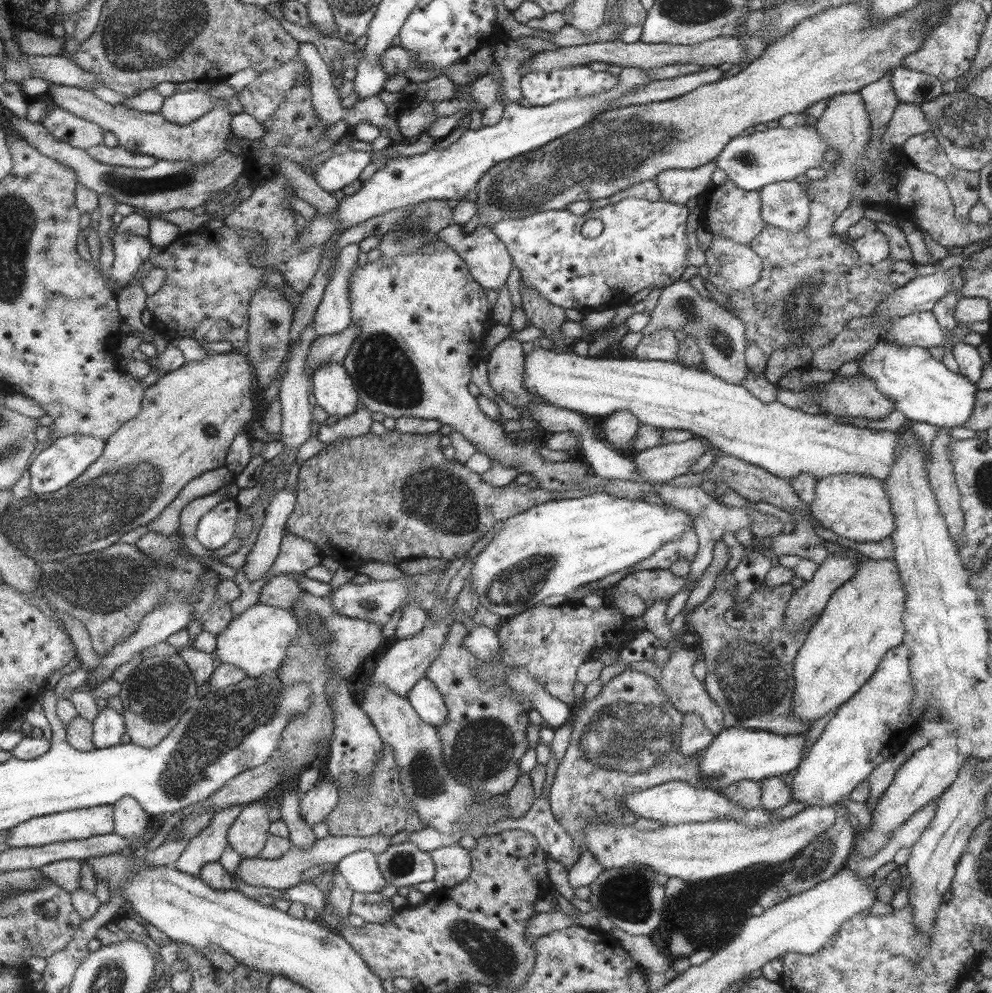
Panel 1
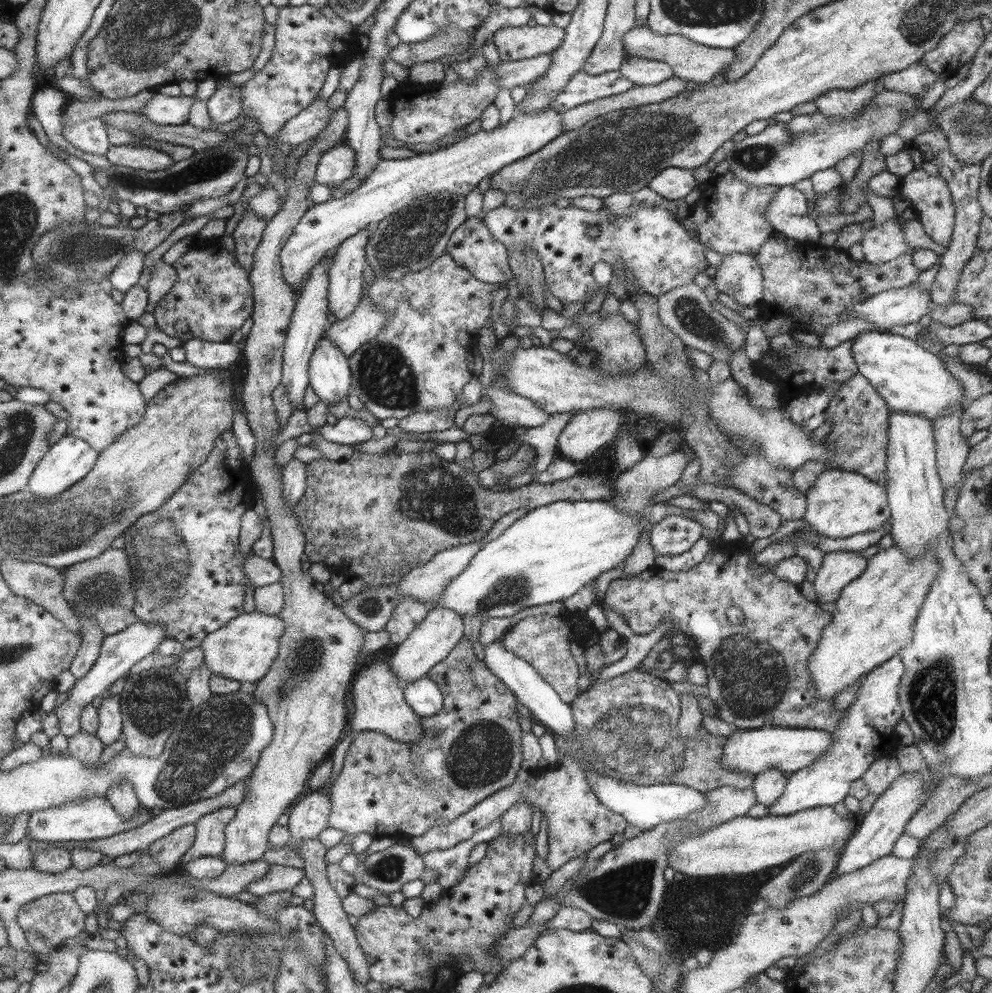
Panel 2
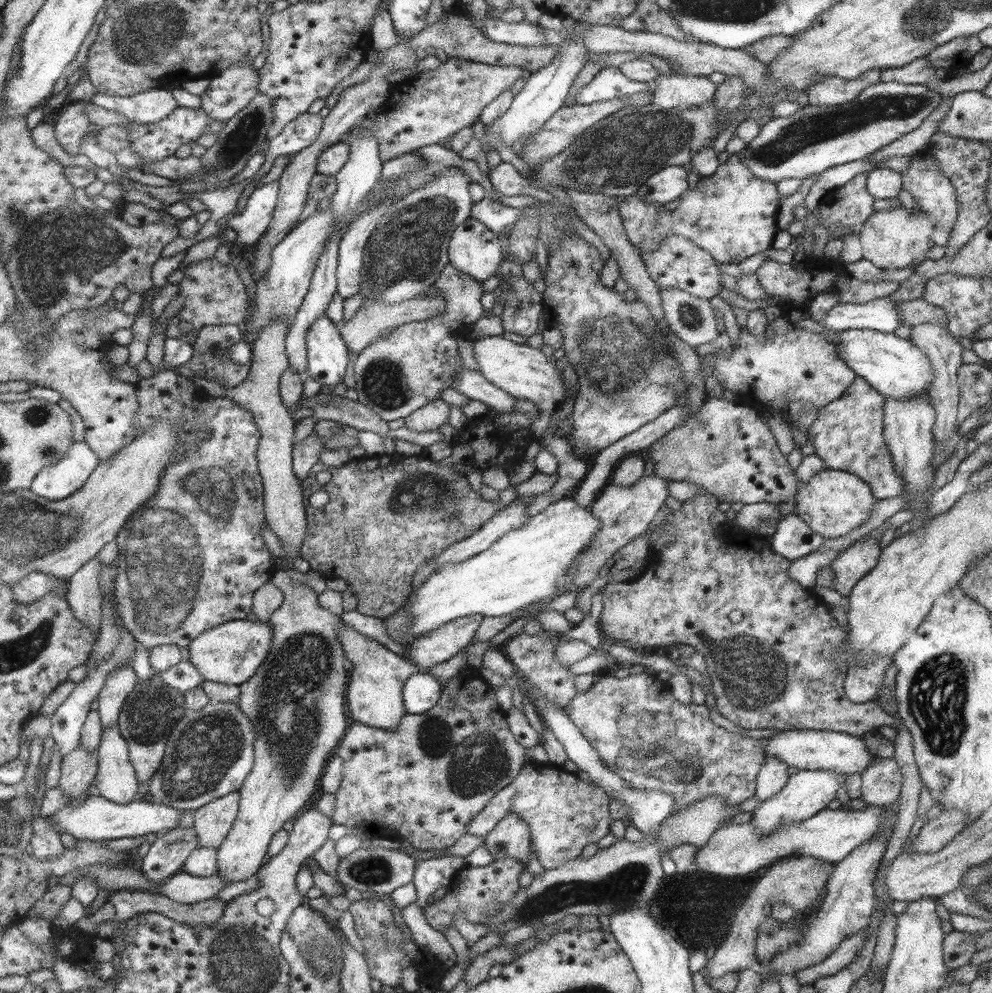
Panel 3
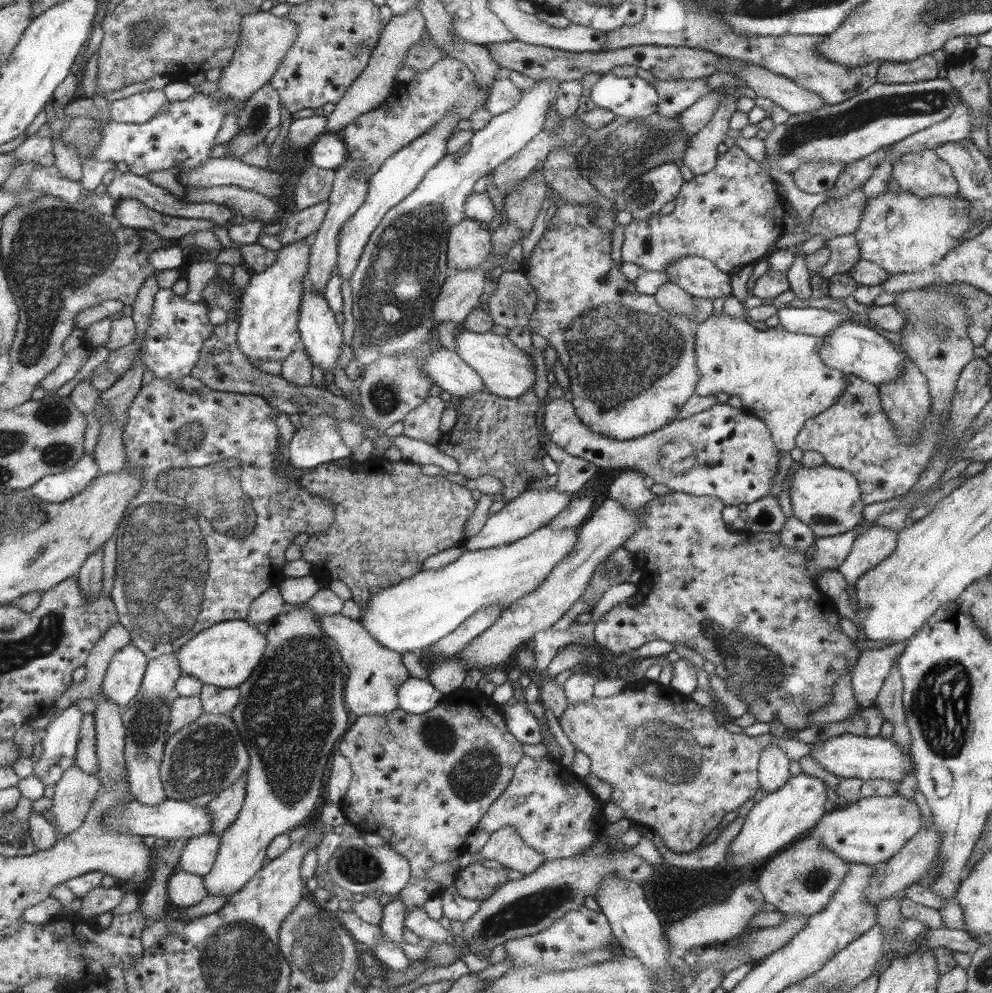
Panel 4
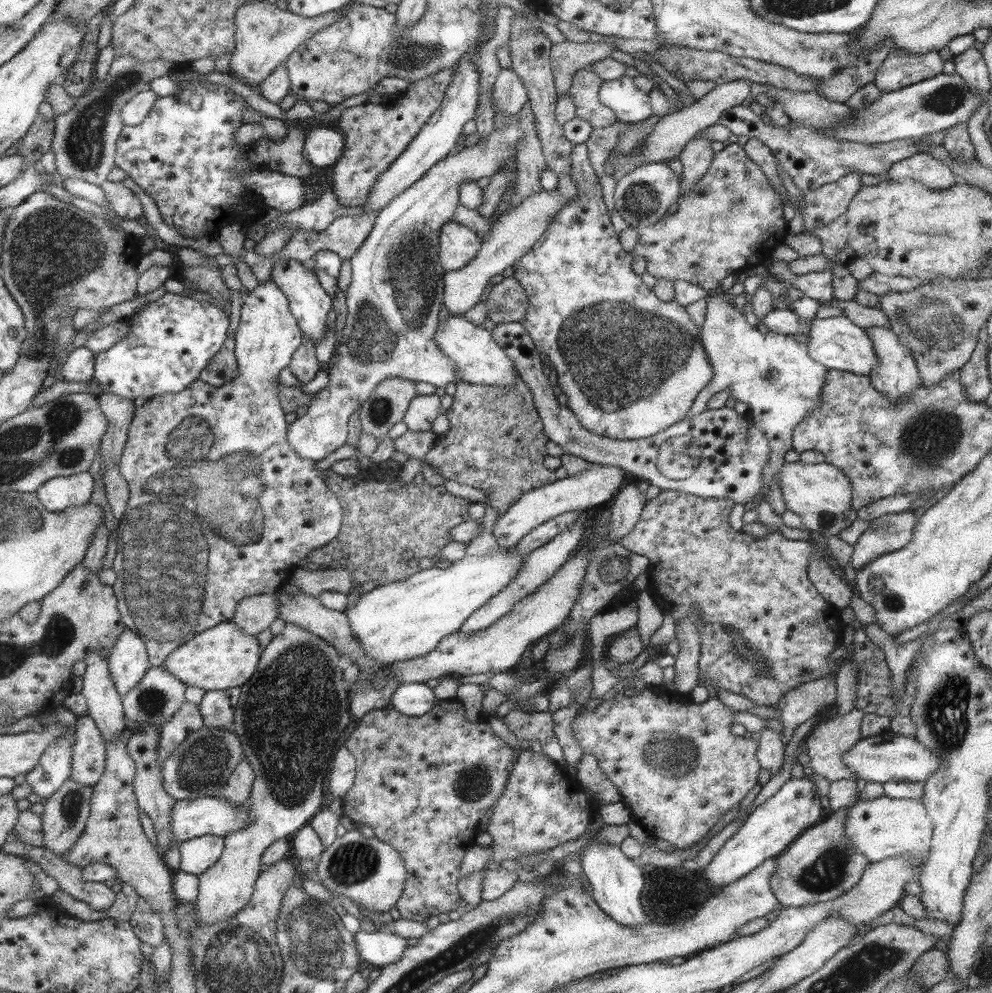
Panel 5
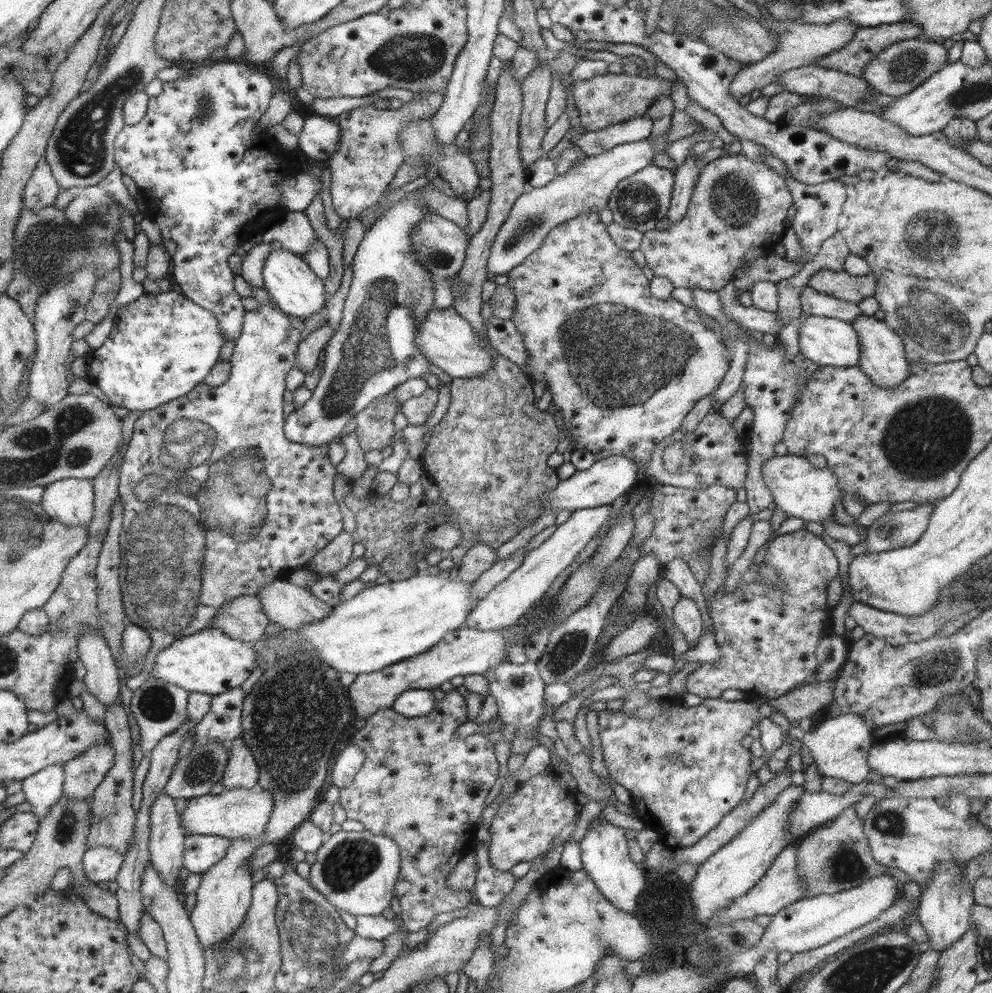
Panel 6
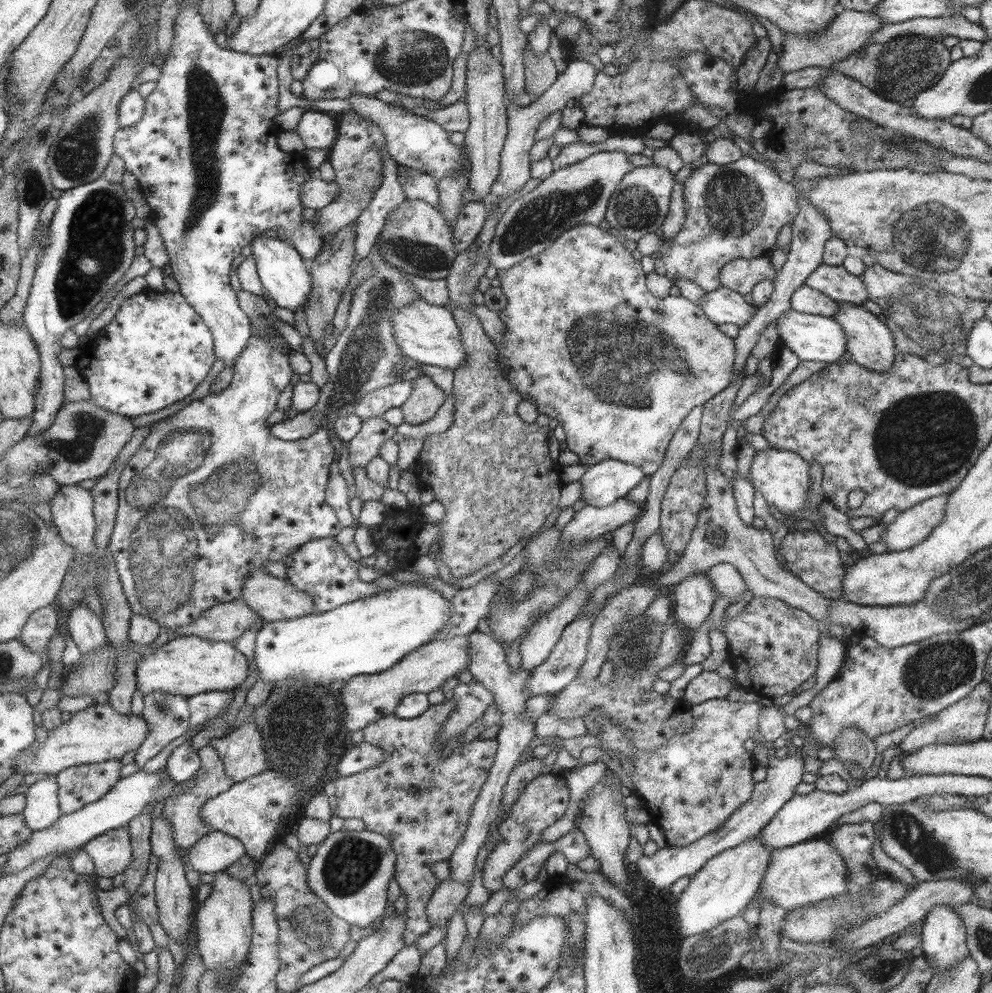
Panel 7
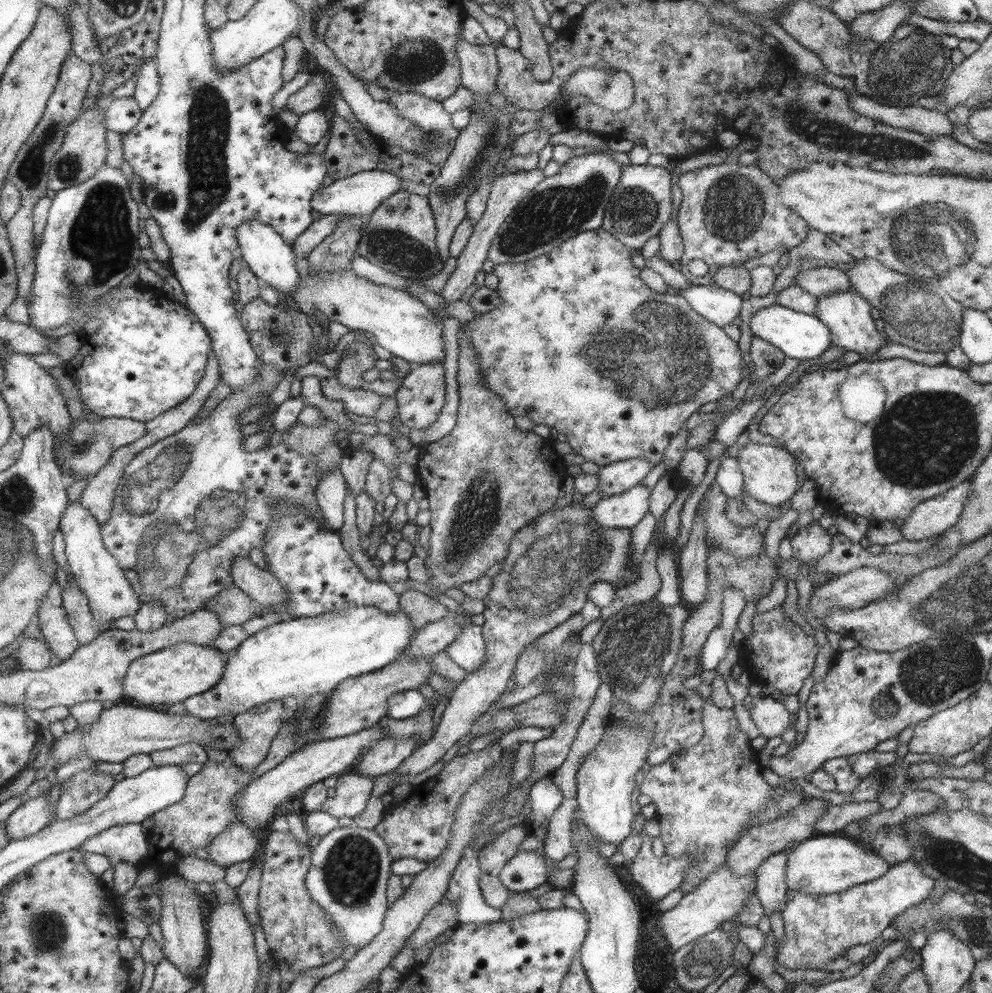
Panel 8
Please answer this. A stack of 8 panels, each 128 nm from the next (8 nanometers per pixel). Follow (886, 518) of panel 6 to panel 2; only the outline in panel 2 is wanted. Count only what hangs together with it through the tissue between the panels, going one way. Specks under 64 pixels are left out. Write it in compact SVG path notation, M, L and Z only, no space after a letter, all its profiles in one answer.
M853 551L829 552L823 555L821 567L813 581L815 600L819 604L835 602L849 582L868 568L867 558Z

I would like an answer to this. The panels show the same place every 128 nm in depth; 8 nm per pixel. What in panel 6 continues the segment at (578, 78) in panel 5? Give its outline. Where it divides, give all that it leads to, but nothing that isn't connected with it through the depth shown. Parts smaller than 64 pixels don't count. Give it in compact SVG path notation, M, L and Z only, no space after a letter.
M607 72L603 76L592 76L587 80L570 83L572 87L573 106L577 110L580 125L585 131L603 129L606 126L626 121L629 118L643 116L652 100L661 94L671 95L672 83L676 80L665 80L656 75L641 77L639 74L626 75Z

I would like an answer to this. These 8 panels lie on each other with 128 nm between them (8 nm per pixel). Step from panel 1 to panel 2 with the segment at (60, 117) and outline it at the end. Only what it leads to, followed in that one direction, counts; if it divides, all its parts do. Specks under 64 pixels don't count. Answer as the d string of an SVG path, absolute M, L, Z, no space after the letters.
M89 118L85 121L63 121L65 138L83 152L107 156L112 146L107 134L107 123L102 118Z

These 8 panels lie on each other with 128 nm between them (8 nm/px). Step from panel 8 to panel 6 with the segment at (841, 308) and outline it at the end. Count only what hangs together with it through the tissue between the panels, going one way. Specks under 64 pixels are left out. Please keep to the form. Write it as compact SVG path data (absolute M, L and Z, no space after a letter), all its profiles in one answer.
M872 315L857 316L855 320L849 322L849 325L856 330L857 339L859 339L860 360L857 362L857 366L871 380L873 385L891 388L909 376L909 362L905 358L903 339L896 331Z

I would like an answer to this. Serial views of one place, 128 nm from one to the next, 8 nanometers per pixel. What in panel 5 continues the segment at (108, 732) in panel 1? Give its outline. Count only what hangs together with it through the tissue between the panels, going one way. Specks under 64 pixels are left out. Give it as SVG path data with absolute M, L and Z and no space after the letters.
M126 629L112 647L109 656L109 668L119 694L125 698L149 667L145 644L133 630Z

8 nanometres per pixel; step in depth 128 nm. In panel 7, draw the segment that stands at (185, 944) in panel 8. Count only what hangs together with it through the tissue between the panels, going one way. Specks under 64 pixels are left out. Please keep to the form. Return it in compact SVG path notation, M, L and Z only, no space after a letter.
M161 814L151 823L150 854L153 858L152 863L157 868L154 877L154 898L158 909L158 924L176 944L185 948L184 940L189 940L186 936L189 936L193 930L189 916L193 912L193 902L189 898L194 894L191 894L191 888L183 876L183 858L177 854L177 845L173 843L171 823Z

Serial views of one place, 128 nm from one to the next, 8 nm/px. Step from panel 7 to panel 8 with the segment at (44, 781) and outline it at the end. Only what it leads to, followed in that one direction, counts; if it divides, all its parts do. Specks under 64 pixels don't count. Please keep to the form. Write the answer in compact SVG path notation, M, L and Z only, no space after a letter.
M39 795L29 799L24 805L17 808L7 820L7 831L11 835L11 841L31 837L49 826L53 818L53 805L51 796Z

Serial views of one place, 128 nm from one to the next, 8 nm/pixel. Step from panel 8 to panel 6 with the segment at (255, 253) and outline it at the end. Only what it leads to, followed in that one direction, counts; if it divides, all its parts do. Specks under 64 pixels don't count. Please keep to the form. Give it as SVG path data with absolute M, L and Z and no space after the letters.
M269 243L269 245L271 245L271 252L267 254L261 270L262 287L268 296L284 314L300 320L319 312L328 297L323 291L323 280L317 278L308 263L303 262L302 257L291 254L289 250L283 250L279 244Z

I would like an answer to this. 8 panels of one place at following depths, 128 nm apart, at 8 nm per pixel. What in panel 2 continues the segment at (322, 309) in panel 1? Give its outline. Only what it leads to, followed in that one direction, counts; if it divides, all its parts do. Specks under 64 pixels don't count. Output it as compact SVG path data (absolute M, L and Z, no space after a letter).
M361 230L335 248L333 260L328 270L329 289L327 289L329 292L327 295L327 315L331 314L335 321L347 318L360 302L361 290L363 290L361 288L361 282L363 282L361 272L363 272L367 257L364 254L364 246L368 242L368 236L369 231Z

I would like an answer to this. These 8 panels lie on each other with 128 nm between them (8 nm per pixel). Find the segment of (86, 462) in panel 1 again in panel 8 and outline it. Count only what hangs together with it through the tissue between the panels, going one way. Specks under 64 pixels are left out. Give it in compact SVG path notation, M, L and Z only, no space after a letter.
M81 500L67 505L59 530L64 537L69 570L89 599L91 612L99 626L99 634L113 629L110 626L112 620L135 615L139 602L132 581L125 574L124 567L120 565L117 558L105 547L101 523L81 503Z

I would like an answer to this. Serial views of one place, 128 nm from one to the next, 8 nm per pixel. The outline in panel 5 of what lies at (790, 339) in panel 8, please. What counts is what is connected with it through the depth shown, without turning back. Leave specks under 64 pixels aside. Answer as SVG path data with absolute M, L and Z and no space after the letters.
M845 316L811 319L811 328L807 330L809 337L809 357L821 363L828 370L840 370L869 376L869 372L877 366L876 351L873 350L872 339L865 333L864 328L858 327Z

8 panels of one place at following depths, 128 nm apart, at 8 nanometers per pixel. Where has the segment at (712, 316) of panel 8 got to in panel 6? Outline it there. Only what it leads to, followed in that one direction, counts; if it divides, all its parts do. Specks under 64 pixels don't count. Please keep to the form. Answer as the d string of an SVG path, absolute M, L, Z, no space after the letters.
M731 281L716 293L719 301L721 301L723 313L729 319L733 319L735 323L739 323L745 330L757 330L757 332L775 335L780 329L775 313L759 310L753 305L742 306L738 298L735 297L735 287Z

